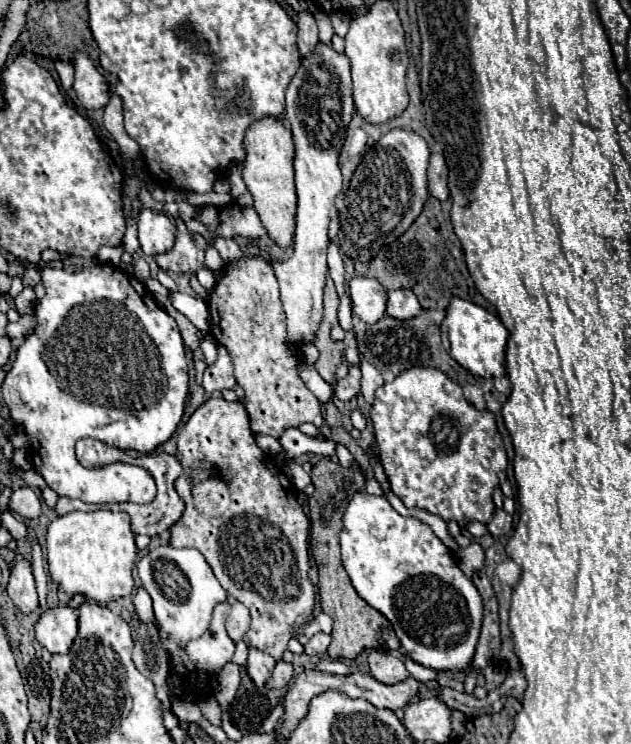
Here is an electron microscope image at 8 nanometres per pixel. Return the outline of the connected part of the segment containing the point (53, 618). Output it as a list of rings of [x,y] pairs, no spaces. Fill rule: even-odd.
[[[55,607],[41,613],[35,625],[37,641],[51,653],[67,653],[77,633],[77,609]]]

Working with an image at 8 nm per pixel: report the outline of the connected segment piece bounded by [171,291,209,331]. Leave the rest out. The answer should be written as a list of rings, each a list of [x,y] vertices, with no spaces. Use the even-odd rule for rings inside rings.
[[[171,293],[171,303],[185,315],[191,319],[191,323],[199,329],[199,331],[209,331],[209,307],[203,299],[199,297],[191,297],[185,293]]]

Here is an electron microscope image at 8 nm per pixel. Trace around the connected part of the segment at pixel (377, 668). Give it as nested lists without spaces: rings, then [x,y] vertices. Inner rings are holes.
[[[371,651],[369,667],[371,667],[371,675],[385,685],[395,685],[409,677],[409,671],[405,669],[403,661],[387,651]]]

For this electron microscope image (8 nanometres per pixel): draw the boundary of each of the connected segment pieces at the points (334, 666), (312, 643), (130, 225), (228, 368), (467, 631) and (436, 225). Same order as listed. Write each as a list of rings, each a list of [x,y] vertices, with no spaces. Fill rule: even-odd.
[[[335,659],[319,661],[319,663],[317,663],[317,669],[331,671],[331,673],[337,673],[337,675],[351,675],[351,669],[349,669],[345,663],[341,663],[341,661],[335,661]]]
[[[317,633],[317,635],[311,637],[309,643],[305,645],[305,655],[309,655],[309,657],[319,657],[319,655],[323,655],[323,653],[327,651],[329,643],[331,643],[331,635]]]
[[[129,217],[127,219],[127,233],[123,237],[123,245],[121,245],[127,253],[135,253],[139,251],[139,241],[137,241],[137,223]]]
[[[219,345],[217,349],[217,359],[213,365],[207,365],[205,373],[203,373],[203,389],[207,393],[213,391],[221,391],[221,389],[233,389],[237,385],[235,377],[233,377],[233,361],[231,355],[227,353],[227,349],[223,345]]]
[[[359,491],[343,515],[341,559],[359,597],[389,619],[407,657],[435,671],[459,671],[471,663],[481,631],[481,595],[473,581],[459,569],[453,551],[439,541],[429,525],[415,517],[399,515],[385,497]]]
[[[429,197],[421,215],[403,233],[403,237],[399,237],[399,245],[393,241],[367,265],[355,261],[355,273],[361,277],[375,277],[385,291],[411,289],[419,297],[423,309],[447,309],[453,297],[473,301],[473,297],[477,297],[477,289],[467,271],[465,255],[457,235],[453,233],[449,213],[445,213],[443,205],[445,203]]]

